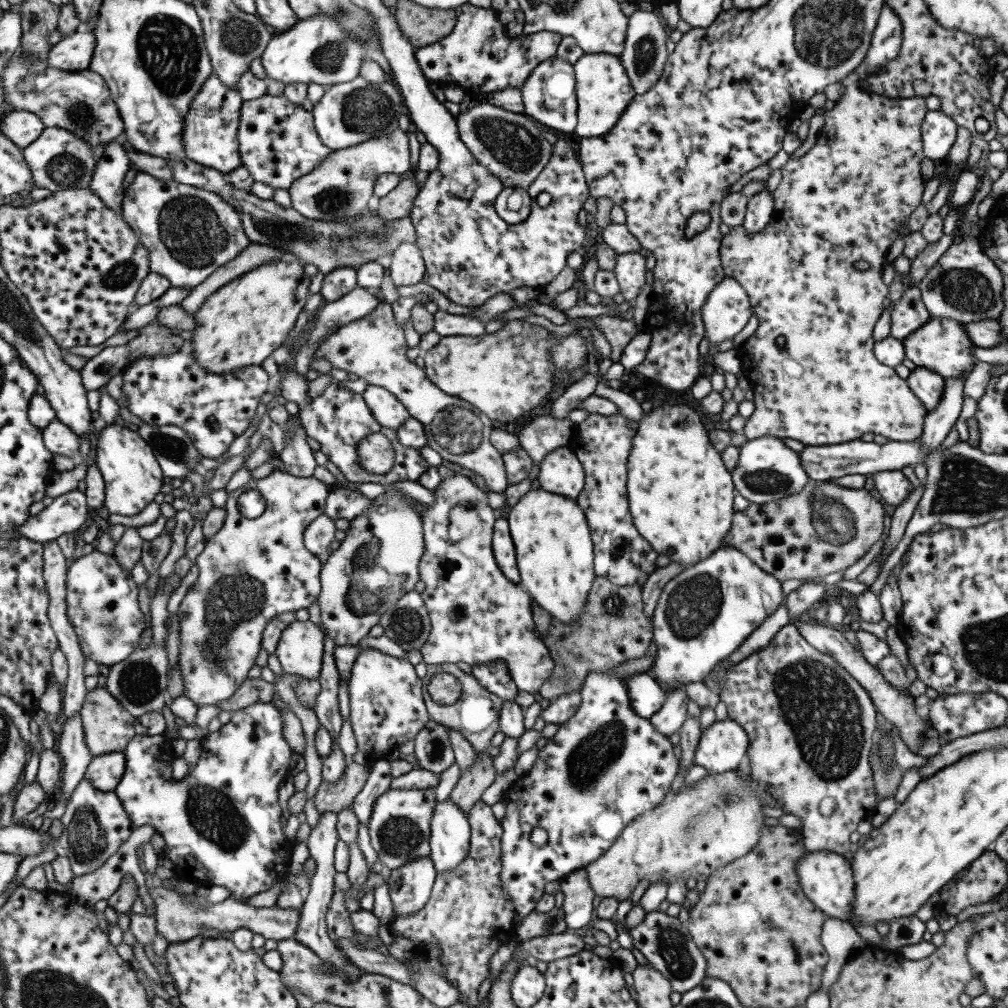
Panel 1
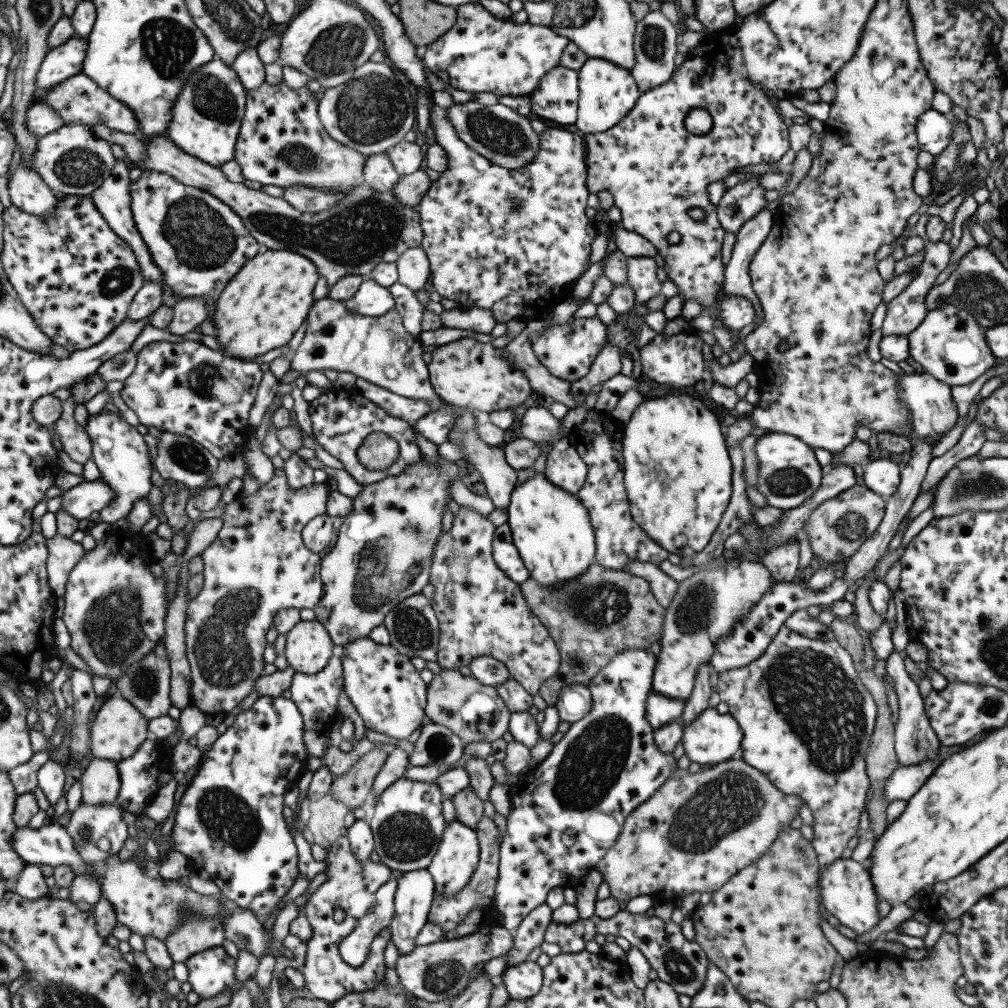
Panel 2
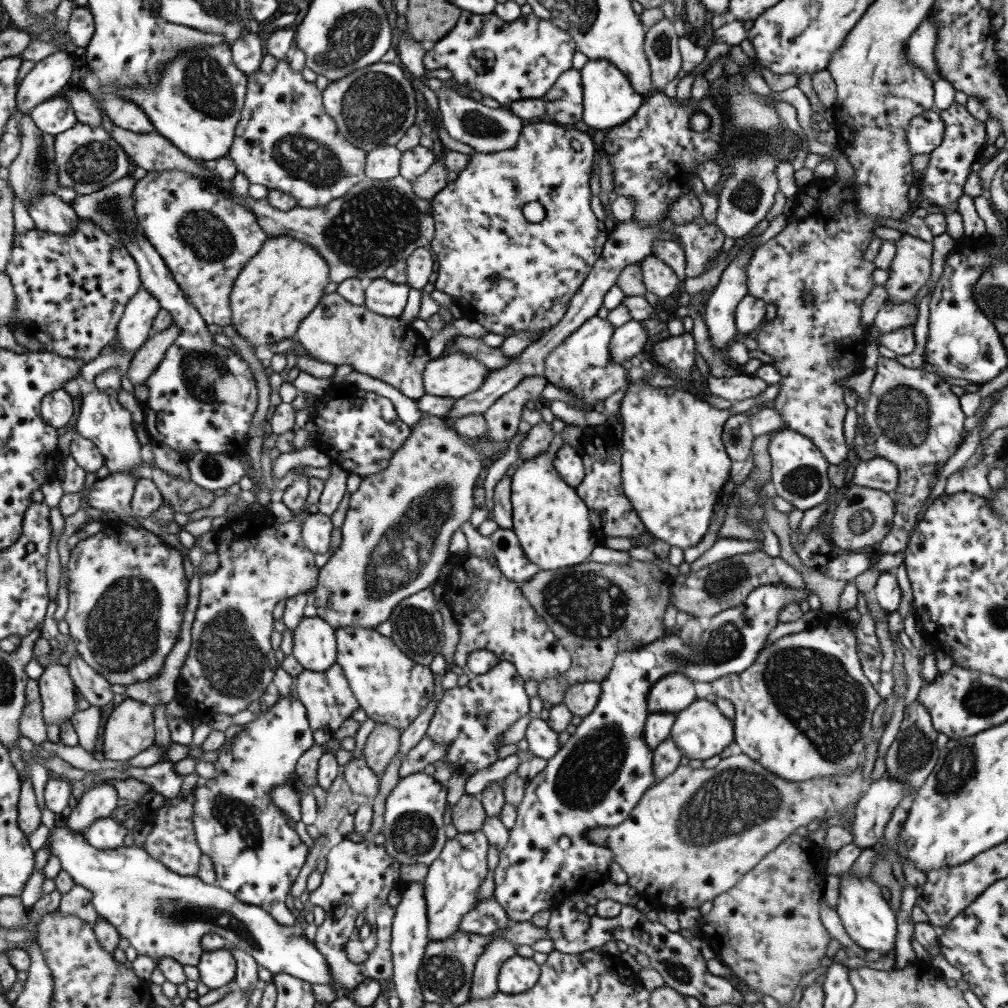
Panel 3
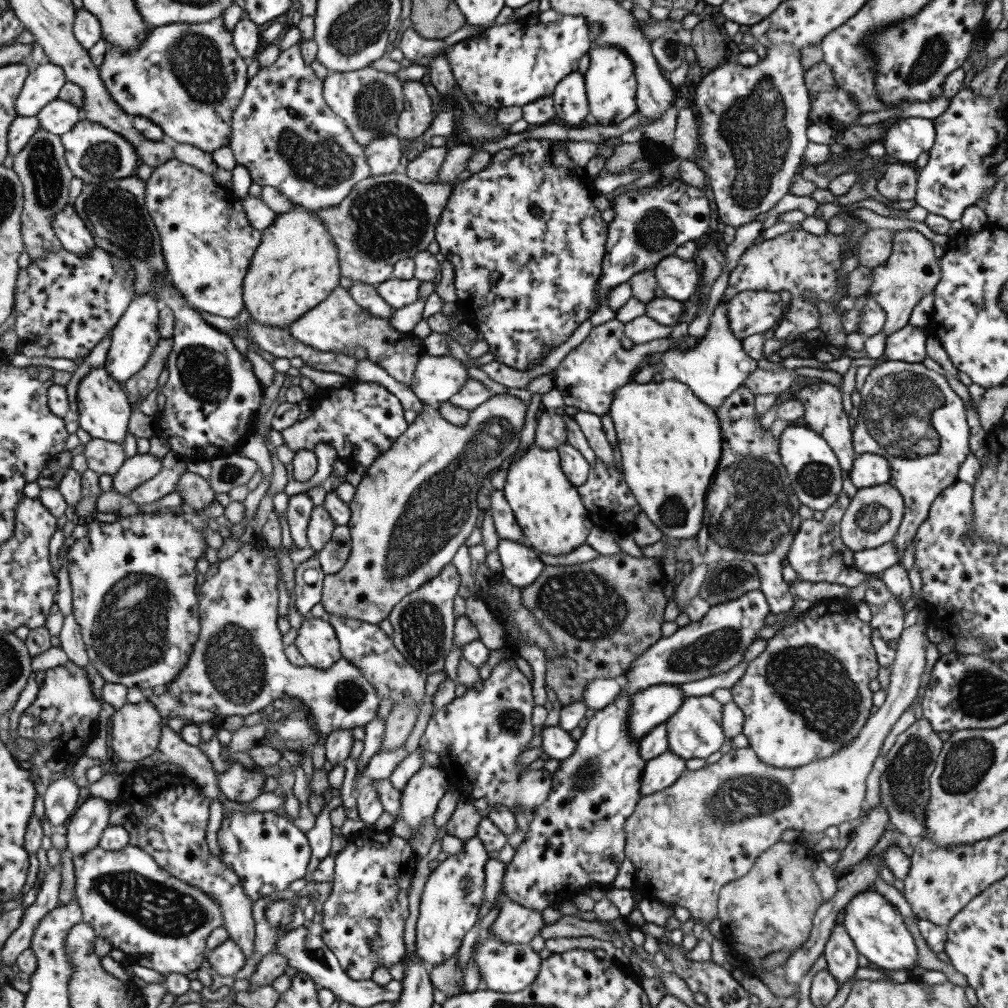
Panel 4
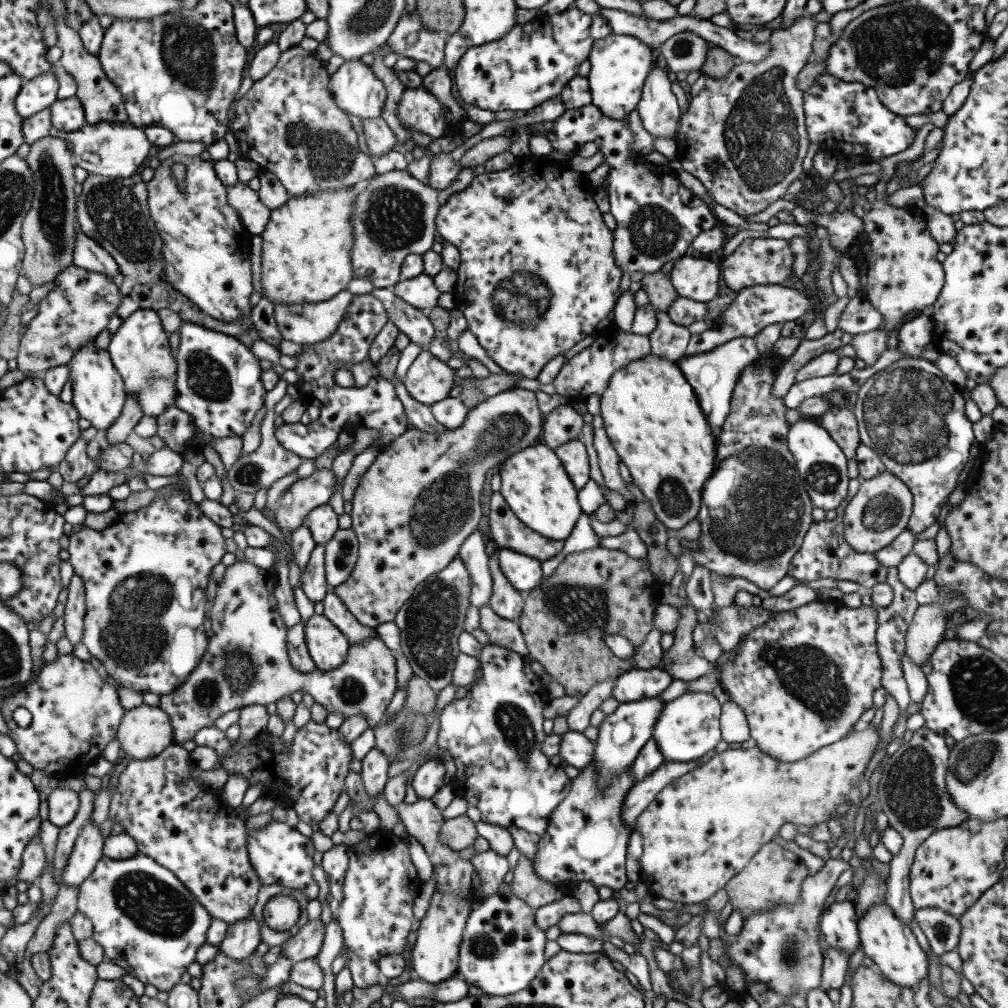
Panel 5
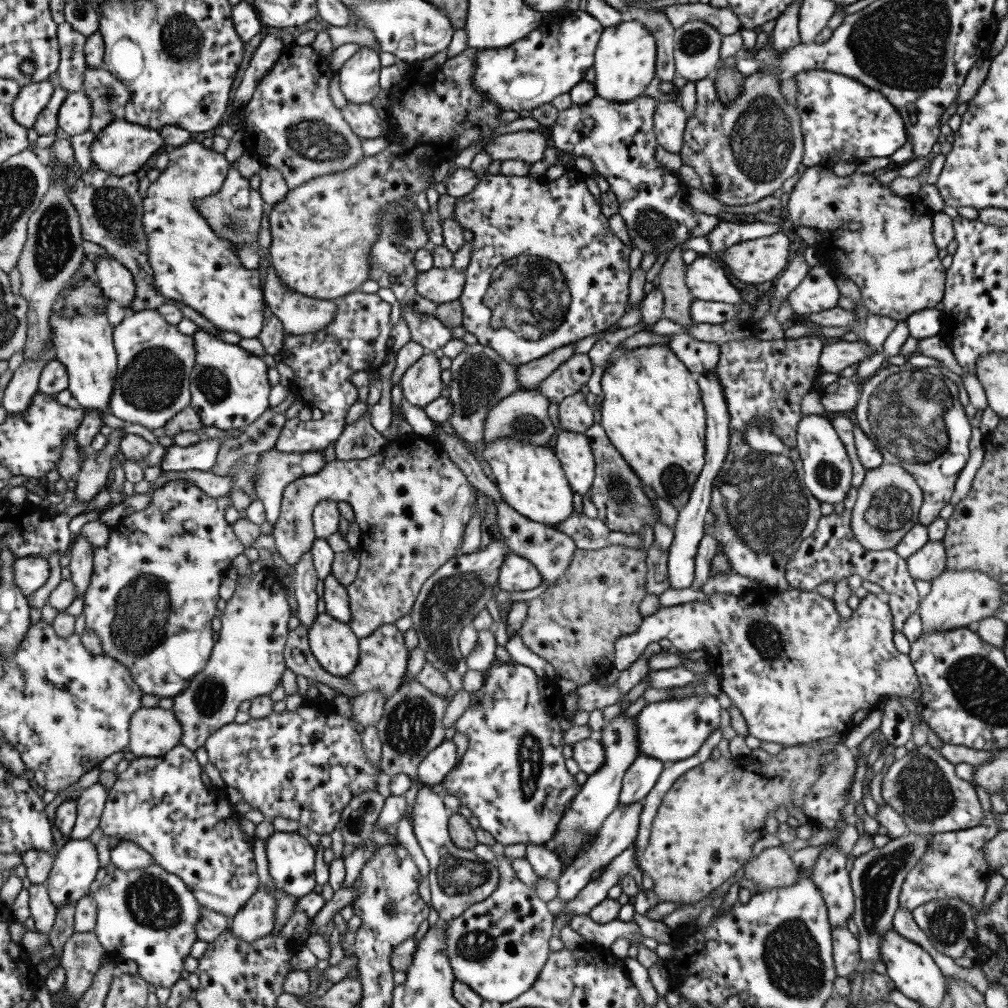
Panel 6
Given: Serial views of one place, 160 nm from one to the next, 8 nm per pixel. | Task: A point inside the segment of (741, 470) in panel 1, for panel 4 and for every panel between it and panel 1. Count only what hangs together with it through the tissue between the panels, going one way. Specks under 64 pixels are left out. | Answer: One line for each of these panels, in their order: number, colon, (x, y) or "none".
2: (787, 471)
3: (798, 470)
4: (815, 479)

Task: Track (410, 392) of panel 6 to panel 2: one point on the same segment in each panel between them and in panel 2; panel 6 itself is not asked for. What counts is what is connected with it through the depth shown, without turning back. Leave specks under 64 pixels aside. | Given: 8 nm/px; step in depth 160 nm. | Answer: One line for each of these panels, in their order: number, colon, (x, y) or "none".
2: (465, 373)
3: (454, 375)
4: (435, 379)
5: (428, 380)

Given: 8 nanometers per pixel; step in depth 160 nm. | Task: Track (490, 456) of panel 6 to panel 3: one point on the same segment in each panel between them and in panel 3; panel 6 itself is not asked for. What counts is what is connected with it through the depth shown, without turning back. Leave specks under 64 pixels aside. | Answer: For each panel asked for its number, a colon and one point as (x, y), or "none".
3: (550, 522)
4: (547, 508)
5: (534, 485)

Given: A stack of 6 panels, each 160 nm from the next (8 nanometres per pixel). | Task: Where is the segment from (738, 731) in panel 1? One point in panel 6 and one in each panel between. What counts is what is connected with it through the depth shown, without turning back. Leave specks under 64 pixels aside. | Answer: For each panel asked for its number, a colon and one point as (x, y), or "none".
2: (710, 738)
3: (700, 731)
4: (694, 730)
5: (687, 727)
6: (671, 730)

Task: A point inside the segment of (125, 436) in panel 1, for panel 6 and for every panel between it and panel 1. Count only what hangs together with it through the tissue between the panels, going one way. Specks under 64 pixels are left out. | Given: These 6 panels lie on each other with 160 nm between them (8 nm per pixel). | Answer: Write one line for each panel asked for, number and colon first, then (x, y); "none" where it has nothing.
2: (119, 453)
3: (101, 420)
4: (103, 409)
5: (97, 390)
6: (83, 344)

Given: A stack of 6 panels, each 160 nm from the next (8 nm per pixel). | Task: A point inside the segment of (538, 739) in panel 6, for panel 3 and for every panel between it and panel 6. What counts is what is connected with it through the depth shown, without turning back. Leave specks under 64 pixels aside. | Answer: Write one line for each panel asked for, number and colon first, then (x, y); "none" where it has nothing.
3: (498, 698)
4: (477, 736)
5: (493, 733)

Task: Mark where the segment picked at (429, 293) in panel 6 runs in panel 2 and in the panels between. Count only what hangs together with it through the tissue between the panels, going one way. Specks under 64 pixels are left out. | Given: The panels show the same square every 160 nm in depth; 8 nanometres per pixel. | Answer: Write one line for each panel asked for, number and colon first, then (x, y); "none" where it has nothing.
2: (370, 299)
3: (388, 299)
4: (397, 293)
5: (419, 291)

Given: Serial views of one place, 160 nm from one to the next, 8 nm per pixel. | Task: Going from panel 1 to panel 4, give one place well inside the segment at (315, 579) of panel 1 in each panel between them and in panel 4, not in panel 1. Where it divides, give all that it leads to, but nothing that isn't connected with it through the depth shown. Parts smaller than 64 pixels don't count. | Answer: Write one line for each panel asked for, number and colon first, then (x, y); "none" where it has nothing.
2: (257, 565)
3: (229, 664)
4: (237, 666)

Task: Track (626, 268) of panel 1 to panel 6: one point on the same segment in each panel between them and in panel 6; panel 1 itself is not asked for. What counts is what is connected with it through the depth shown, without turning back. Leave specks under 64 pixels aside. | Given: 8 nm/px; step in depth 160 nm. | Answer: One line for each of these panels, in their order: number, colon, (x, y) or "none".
2: (643, 275)
3: (657, 278)
4: (678, 279)
5: (695, 278)
6: (707, 280)

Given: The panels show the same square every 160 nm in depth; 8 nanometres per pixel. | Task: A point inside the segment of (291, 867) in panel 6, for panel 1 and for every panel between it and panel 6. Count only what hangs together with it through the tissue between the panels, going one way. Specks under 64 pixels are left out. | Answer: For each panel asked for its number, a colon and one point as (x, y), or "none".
1: (221, 825)
2: (229, 822)
3: (256, 856)
4: (267, 852)
5: (279, 854)

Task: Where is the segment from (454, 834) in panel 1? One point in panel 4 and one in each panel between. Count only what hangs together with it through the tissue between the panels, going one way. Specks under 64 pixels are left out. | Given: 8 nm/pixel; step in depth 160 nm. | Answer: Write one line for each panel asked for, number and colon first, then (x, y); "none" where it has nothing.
2: (453, 863)
3: (450, 887)
4: (449, 905)

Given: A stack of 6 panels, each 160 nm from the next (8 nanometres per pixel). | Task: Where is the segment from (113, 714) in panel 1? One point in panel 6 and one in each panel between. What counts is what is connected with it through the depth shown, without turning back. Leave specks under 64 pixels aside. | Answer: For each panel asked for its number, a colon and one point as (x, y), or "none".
2: (118, 728)
3: (128, 729)
4: (135, 729)
5: (143, 731)
6: (152, 731)

